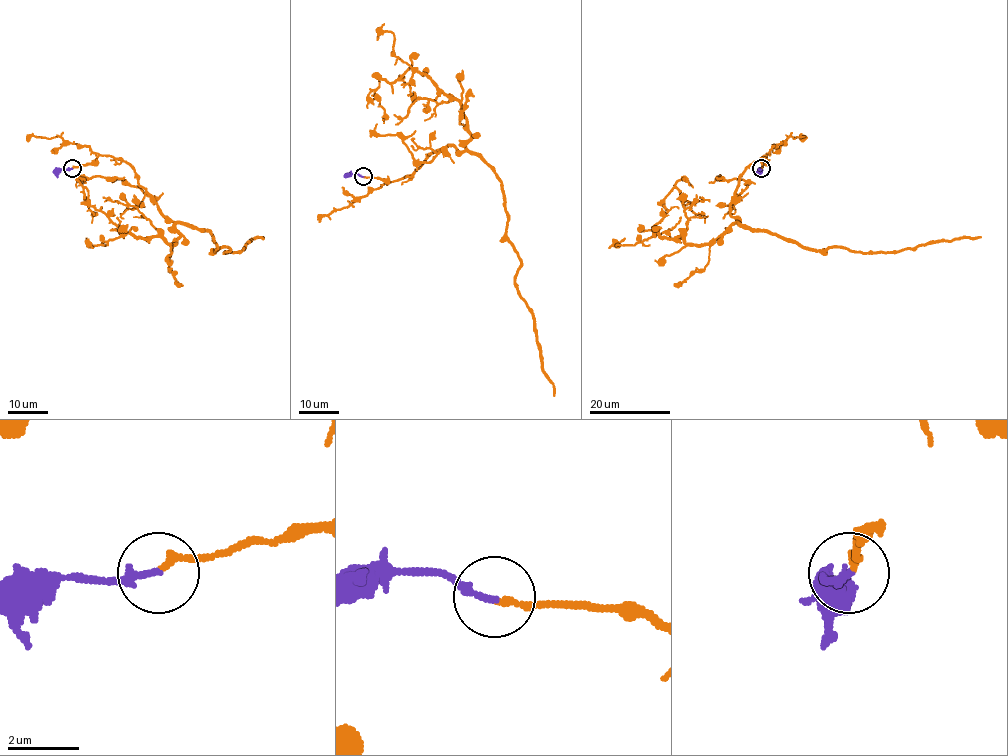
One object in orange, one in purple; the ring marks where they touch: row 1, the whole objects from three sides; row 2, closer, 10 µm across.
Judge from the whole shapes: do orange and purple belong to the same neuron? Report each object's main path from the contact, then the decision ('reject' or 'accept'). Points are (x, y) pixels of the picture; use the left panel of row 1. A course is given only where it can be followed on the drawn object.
orange runs (71, 169), (99, 155), (120, 158), (168, 220), (208, 230), (216, 250), (238, 252), (263, 236); purple runs (71, 169), (61, 169), (57, 177); accept

